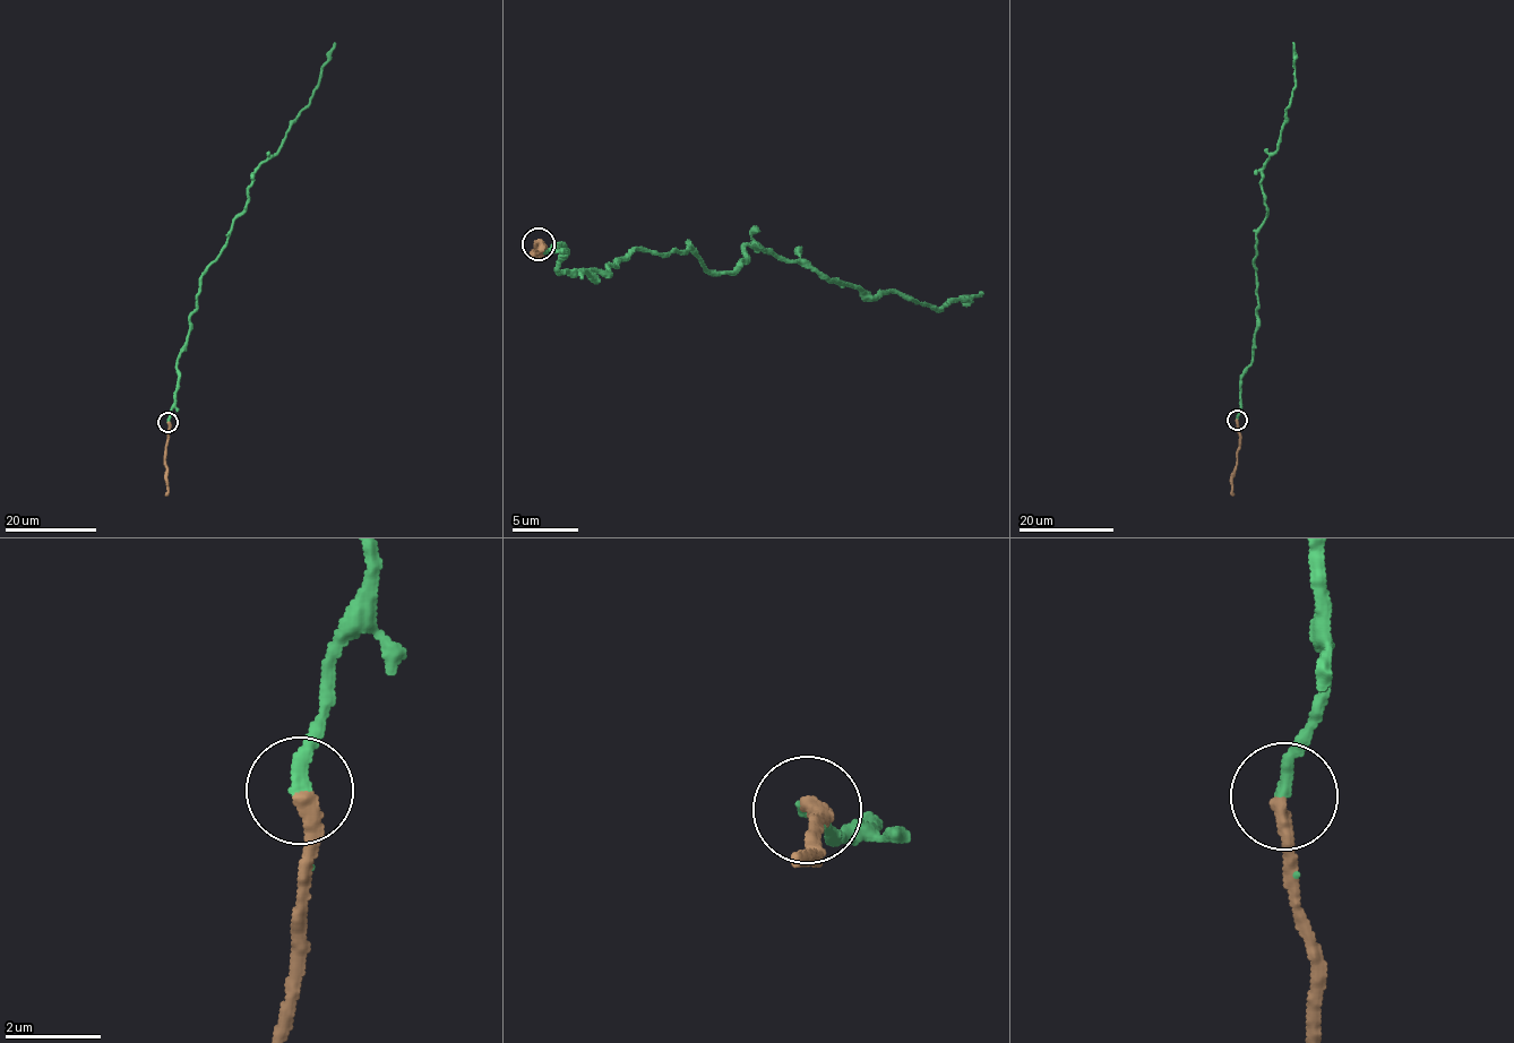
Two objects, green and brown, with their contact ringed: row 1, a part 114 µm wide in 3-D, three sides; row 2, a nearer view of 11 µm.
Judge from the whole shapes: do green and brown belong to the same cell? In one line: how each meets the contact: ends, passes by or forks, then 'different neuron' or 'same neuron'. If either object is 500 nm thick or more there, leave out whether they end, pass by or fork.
green ends; brown ends; same neuron

